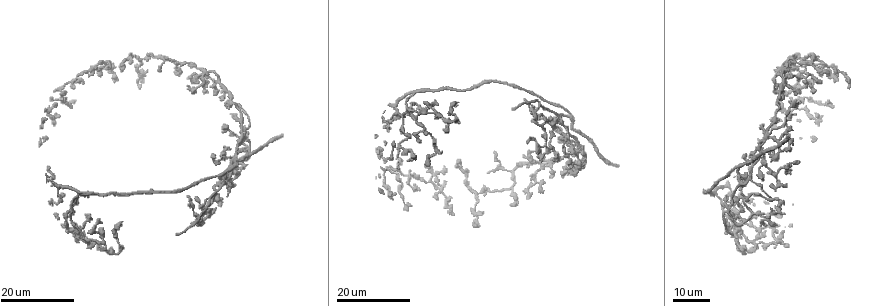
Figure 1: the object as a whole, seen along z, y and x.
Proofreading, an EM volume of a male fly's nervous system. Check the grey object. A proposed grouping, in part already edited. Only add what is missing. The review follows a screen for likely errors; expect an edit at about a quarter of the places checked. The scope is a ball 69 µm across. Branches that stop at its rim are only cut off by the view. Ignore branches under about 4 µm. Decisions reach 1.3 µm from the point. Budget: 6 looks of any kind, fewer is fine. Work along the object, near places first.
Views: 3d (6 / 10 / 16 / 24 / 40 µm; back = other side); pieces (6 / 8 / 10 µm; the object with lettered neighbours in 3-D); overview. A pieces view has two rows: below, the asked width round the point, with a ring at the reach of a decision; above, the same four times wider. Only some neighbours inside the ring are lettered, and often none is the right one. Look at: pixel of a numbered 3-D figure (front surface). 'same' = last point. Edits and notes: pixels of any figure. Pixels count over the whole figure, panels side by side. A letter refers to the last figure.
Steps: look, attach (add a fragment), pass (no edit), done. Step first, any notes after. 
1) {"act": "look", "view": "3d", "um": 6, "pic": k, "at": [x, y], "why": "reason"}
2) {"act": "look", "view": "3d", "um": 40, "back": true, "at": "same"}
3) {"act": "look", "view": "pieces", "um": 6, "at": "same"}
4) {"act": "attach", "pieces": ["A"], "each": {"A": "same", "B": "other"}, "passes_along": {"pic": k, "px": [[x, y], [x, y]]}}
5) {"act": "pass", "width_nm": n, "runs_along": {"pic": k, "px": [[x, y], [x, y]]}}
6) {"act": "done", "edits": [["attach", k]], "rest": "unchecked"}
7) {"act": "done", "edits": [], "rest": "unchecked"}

{"act": "look", "view": "3d", "um": 16, "pic": 1, "at": [436, 102], "why": "branch stops here"}

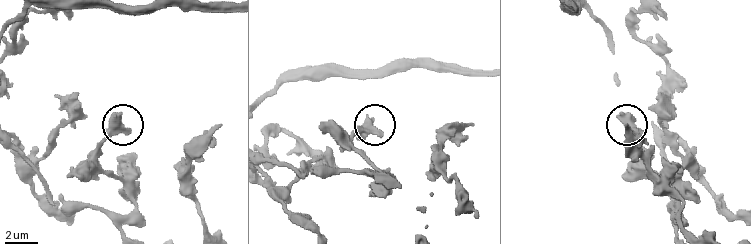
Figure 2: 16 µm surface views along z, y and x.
{"act": "look", "view": "pieces", "um": 6, "pic": 2, "at": [622, 116]}

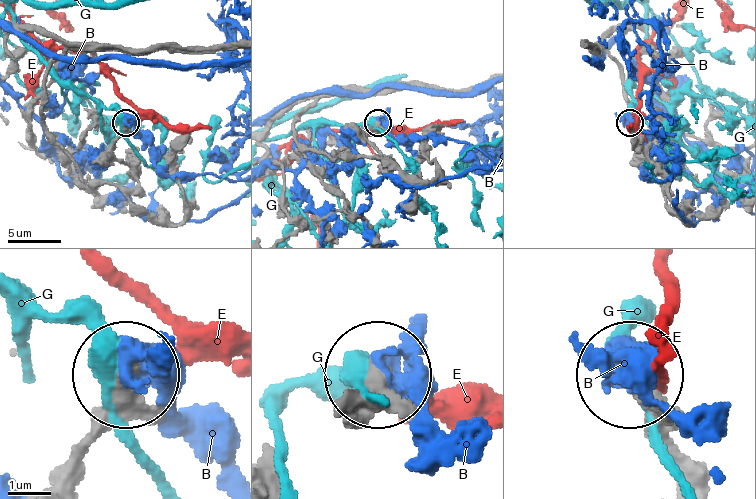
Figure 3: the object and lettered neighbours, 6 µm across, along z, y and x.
{"act": "pass", "width_nm": 480, "each": {"B": "other", "E": "other", "G": "other"}, "runs_along": {"pic": 3, "px": [[83, 454], [94, 411], [119, 382]]}, "found": "none of them fits"}

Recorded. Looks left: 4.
{"act": "look", "view": "3d", "um": 24, "pic": 1, "at": [511, 111], "why": "free end"}

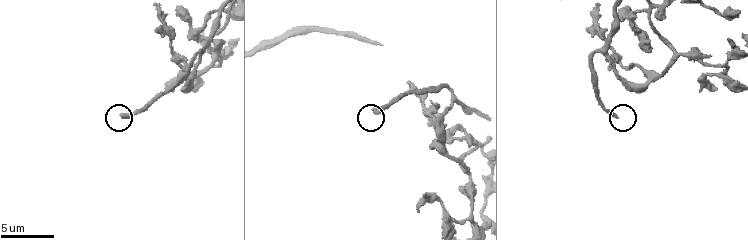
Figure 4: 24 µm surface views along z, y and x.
{"act": "look", "view": "3d", "um": 10, "pic": 4, "at": [373, 112]}

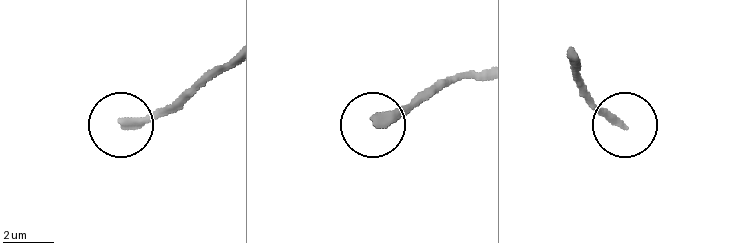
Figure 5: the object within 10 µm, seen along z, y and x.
{"act": "look", "view": "pieces", "um": 10, "pic": 5, "at": [123, 123]}

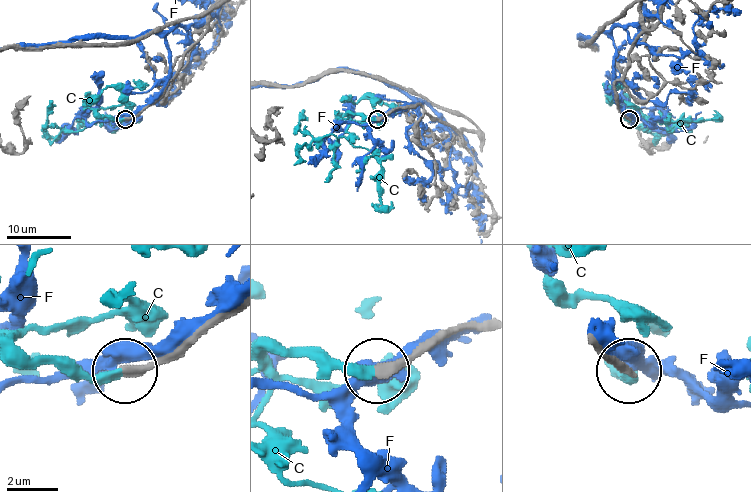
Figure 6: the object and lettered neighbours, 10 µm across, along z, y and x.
{"act": "attach", "pieces": ["C"], "each": {"C": "same", "F": "other"}, "passes_along": {"pic": 6, "px": [[442, 332], [371, 371], [295, 351], [270, 353]]}, "found": "it goes on there"}

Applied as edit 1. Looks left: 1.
{"act": "done", "edits": [["attach", 6]], "rest": "unchecked"}

